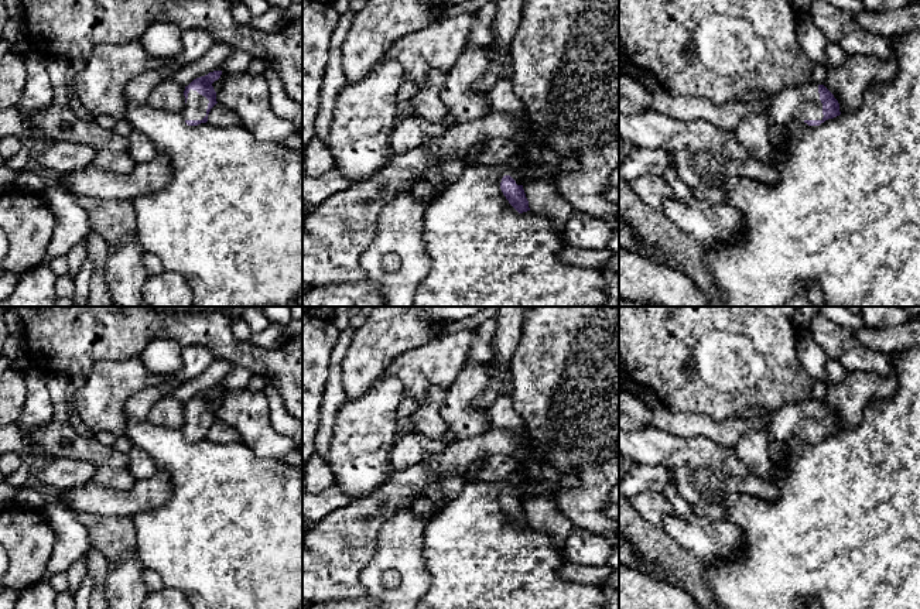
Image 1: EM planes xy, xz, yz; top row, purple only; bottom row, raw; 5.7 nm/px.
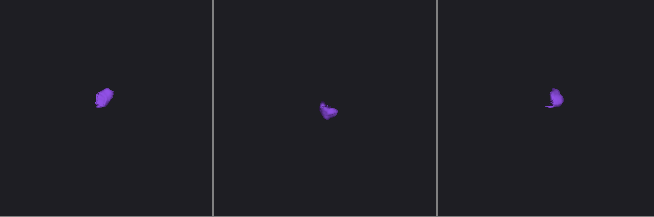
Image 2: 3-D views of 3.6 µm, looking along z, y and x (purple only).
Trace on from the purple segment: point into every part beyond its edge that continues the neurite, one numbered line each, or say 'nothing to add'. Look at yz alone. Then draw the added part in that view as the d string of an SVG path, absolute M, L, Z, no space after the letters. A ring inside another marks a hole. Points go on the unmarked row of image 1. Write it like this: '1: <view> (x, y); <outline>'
1: yz (800, 420); M810 398L782 407L770 414L766 434L772 462L783 465L786 461L786 445L791 438L822 437L818 401Z

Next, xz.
1: xz (498, 468); M497 454L497 455L486 456L482 461L482 465L476 472L476 479L503 486L499 497L499 504L502 495L505 492L510 492L516 497L516 500L520 502L517 496L517 490L505 483L514 472L520 469L521 469L521 463L516 458Z

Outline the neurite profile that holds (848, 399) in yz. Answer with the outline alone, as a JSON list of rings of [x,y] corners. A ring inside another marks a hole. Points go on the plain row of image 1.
[[[895,362],[886,376],[873,372],[851,372],[841,383],[828,383],[824,403],[839,420],[841,430],[859,424],[873,398],[892,398],[897,391]]]

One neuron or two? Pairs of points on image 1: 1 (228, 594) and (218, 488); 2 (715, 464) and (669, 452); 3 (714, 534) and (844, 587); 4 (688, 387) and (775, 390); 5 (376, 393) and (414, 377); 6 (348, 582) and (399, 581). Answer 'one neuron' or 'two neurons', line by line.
1: one neuron
2: one neuron
3: two neurons
4: one neuron
5: two neurons
6: two neurons

